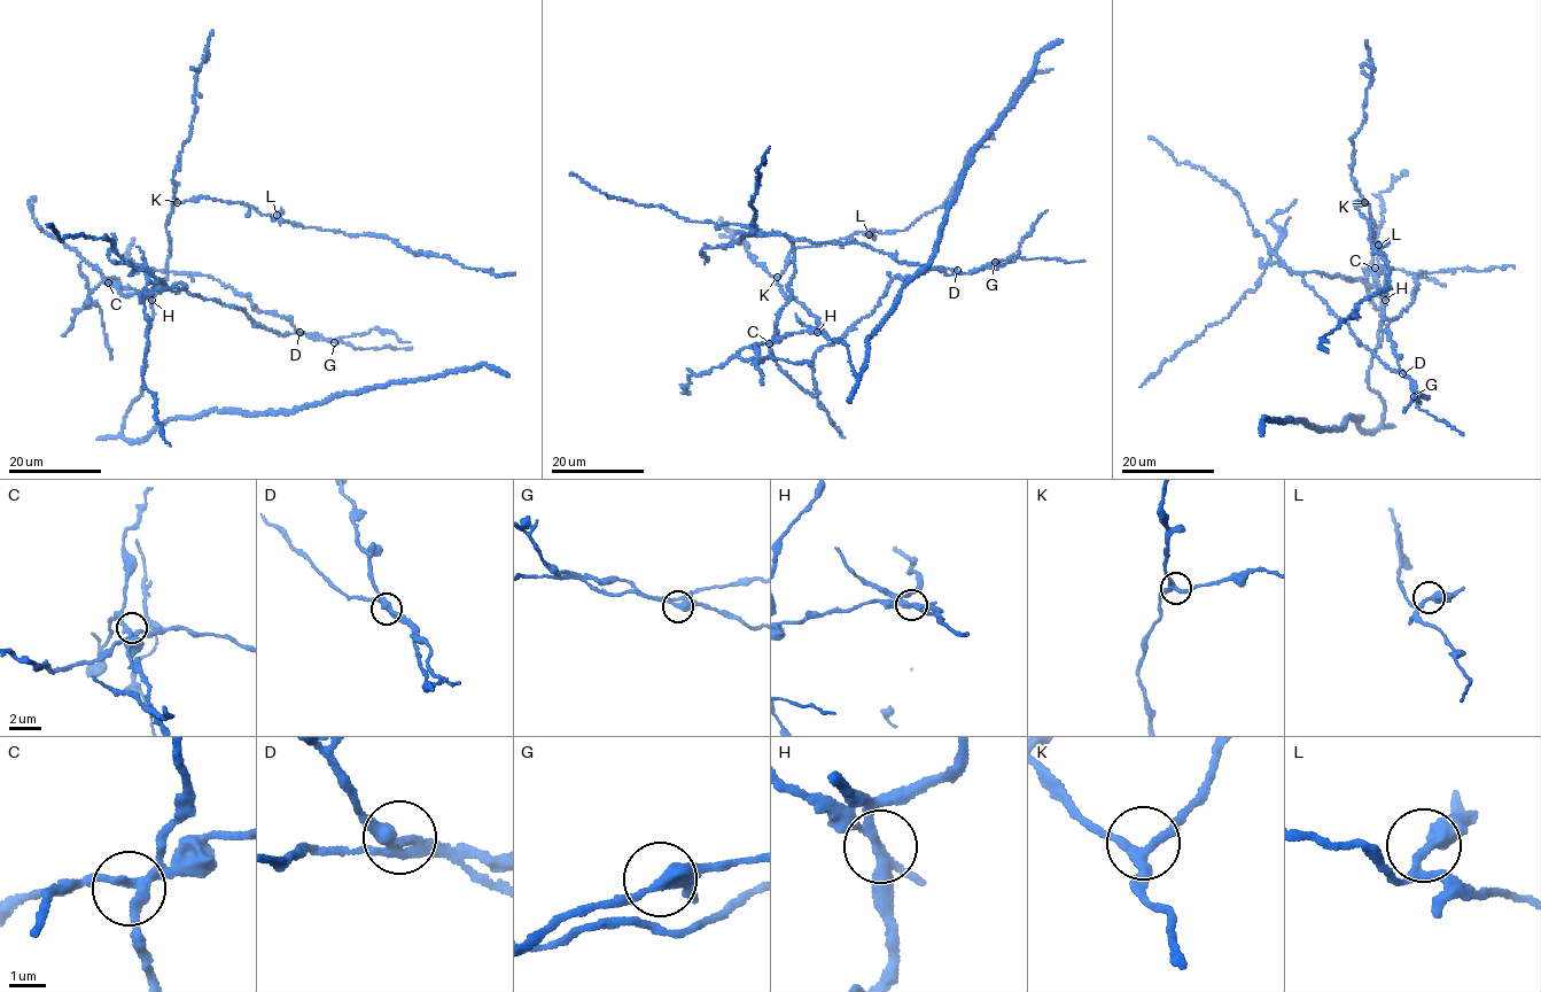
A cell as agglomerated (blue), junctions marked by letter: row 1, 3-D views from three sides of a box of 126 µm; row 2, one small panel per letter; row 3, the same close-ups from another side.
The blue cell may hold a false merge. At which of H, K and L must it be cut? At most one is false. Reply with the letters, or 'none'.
H

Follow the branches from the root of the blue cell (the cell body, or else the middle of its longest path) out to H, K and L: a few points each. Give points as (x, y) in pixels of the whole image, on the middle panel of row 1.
H: (794, 333), (817, 332)
K: (794, 333), (818, 328), (819, 323), (801, 304), (785, 296), (777, 277)
L: (794, 333), (818, 328), (819, 323), (777, 285), (788, 256), (798, 248), (859, 232), (869, 234)

